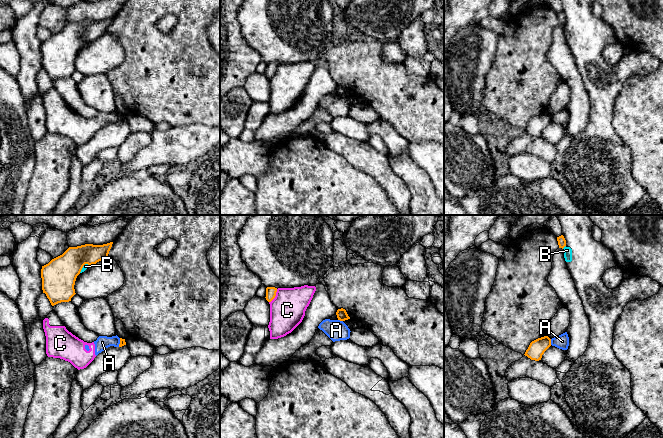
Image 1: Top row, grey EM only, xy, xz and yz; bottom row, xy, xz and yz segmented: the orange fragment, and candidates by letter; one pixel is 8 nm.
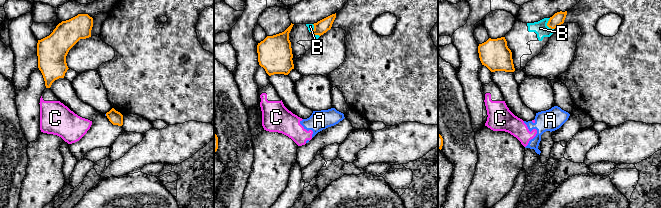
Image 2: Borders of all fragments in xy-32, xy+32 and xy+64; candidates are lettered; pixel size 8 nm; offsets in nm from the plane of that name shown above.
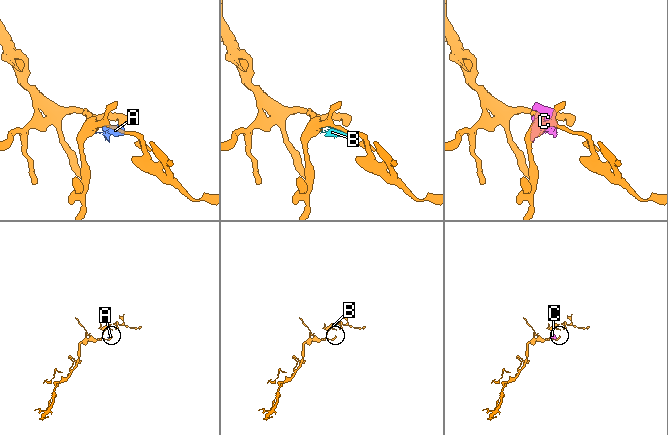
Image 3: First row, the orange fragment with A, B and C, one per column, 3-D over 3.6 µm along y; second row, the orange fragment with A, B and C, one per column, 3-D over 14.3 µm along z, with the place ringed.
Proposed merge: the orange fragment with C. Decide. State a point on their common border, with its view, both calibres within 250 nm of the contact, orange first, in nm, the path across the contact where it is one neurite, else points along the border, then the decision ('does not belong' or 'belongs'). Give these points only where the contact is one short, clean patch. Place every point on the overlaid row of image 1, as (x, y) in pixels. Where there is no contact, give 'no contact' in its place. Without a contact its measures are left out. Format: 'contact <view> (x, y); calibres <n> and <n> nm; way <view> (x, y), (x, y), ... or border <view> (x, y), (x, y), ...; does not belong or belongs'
contact xz (275, 295); calibres 80 and 280 nm; border xz (277, 289), (276, 295), (269, 302); does not belong

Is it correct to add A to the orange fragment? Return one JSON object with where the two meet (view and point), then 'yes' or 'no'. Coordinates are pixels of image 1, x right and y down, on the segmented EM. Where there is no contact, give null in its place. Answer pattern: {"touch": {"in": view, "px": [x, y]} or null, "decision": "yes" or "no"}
{"touch": {"in": "yz", "px": [550, 342]}, "decision": "no"}

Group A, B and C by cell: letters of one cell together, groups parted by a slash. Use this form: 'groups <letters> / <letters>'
groups A B C

